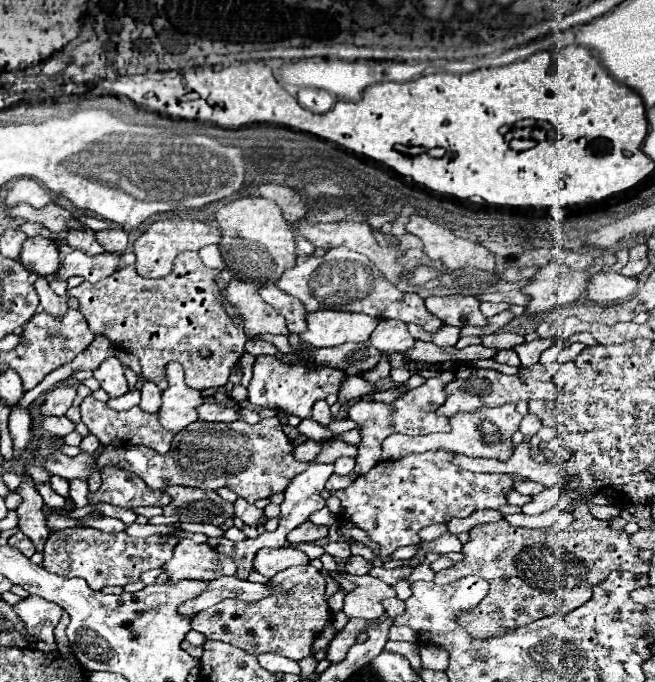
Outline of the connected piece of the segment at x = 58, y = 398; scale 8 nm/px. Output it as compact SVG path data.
M58 386L46 394L44 404L40 406L40 412L44 416L64 416L68 412L68 408L72 406L74 398L76 398L76 388Z

